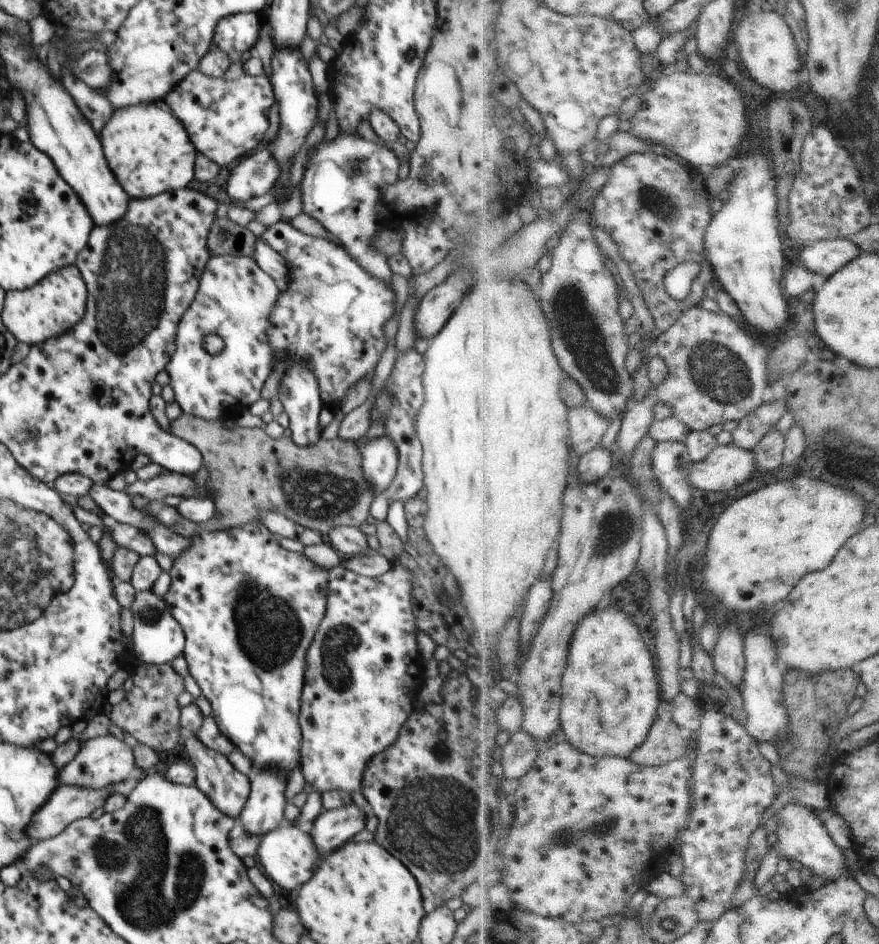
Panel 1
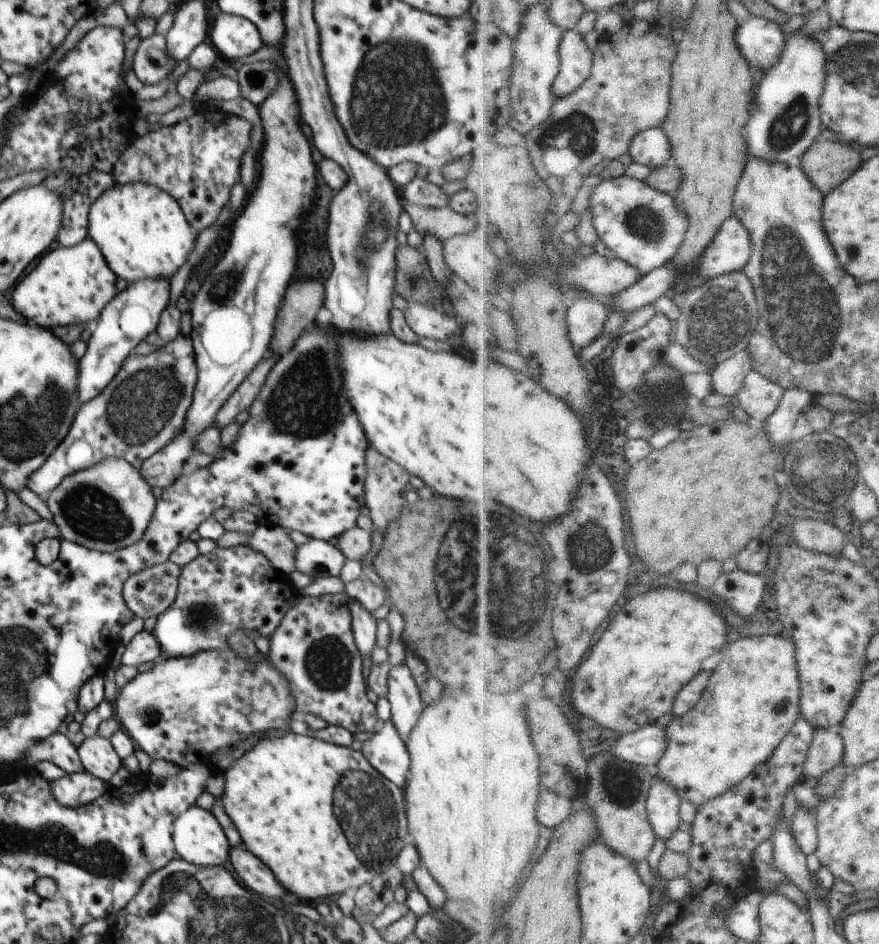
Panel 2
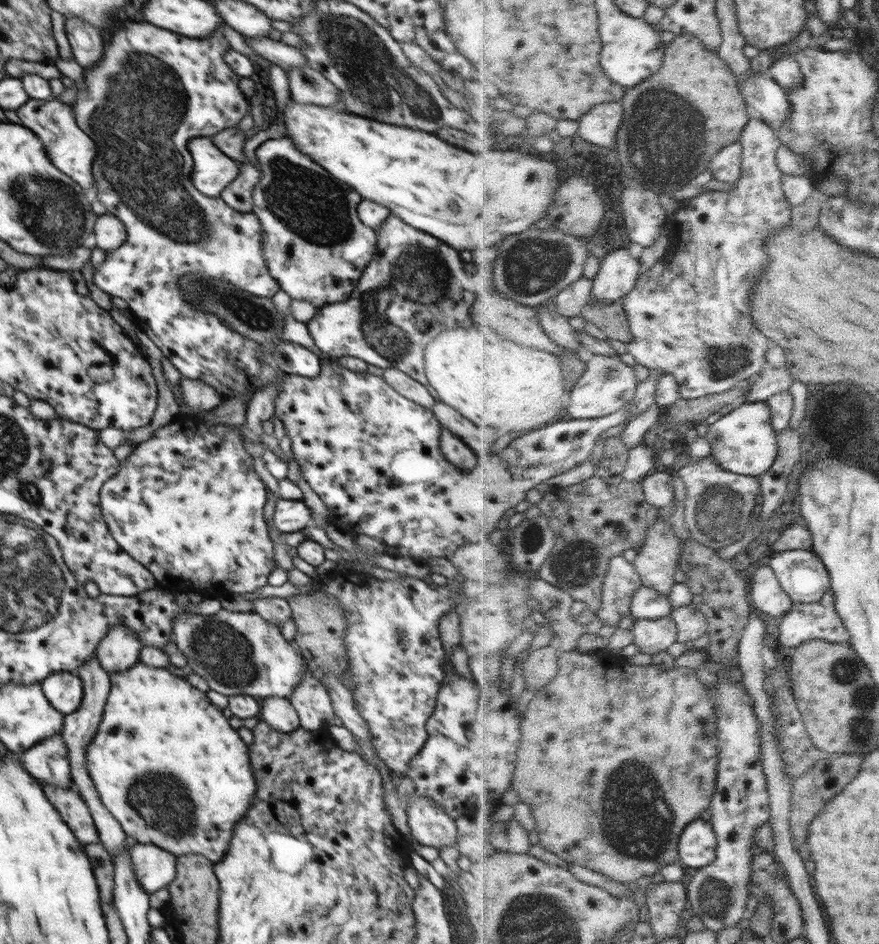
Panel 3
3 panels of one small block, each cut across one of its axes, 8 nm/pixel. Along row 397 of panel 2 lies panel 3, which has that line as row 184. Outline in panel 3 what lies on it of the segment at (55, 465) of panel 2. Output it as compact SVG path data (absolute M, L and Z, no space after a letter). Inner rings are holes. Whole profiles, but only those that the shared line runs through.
M148 22L124 24L122 28L116 27L114 32L116 34L106 38L104 42L103 60L95 68L84 69L84 86L79 84L76 101L70 105L78 127L86 134L90 134L90 138L94 138L94 143L98 147L92 172L96 193L91 196L106 207L106 212L122 221L128 235L127 242L122 246L118 246L116 250L106 251L106 261L96 269L94 282L98 289L110 294L113 299L128 308L136 320L136 327L152 340L163 356L180 371L182 377L188 380L202 380L204 384L212 386L223 401L246 394L249 403L254 394L265 387L260 379L260 358L264 356L262 344L242 337L242 334L229 328L218 315L189 304L187 300L183 300L183 294L179 290L179 281L195 273L202 274L202 280L218 279L218 282L228 282L238 290L262 298L272 298L281 290L266 265L260 237L262 225L258 216L252 211L240 212L230 208L220 197L202 194L194 187L191 179L193 164L186 146L188 140L198 137L211 138L224 128L236 126L246 114L250 114L248 98L238 88L240 77L234 74L223 60L224 51L230 44L220 33L210 34L206 38L188 38ZM164 62L170 66L166 66ZM106 100L108 100L106 110L112 116L94 118L96 112L104 110ZM132 108L134 118L128 118L128 110L132 114ZM180 112L184 114L182 124ZM193 250L226 250L226 252Z

